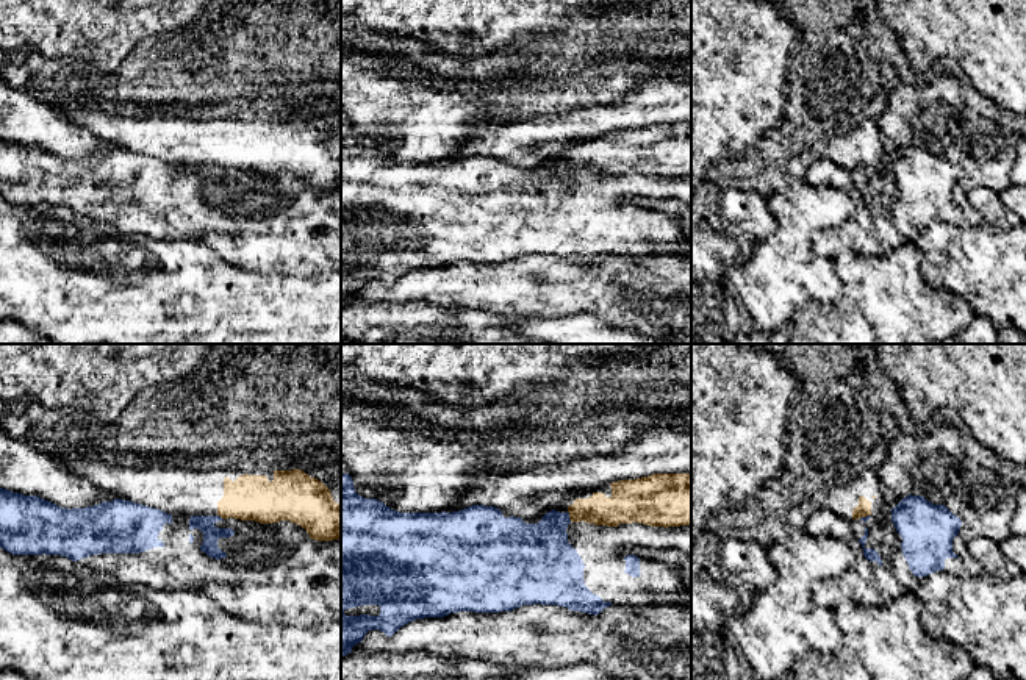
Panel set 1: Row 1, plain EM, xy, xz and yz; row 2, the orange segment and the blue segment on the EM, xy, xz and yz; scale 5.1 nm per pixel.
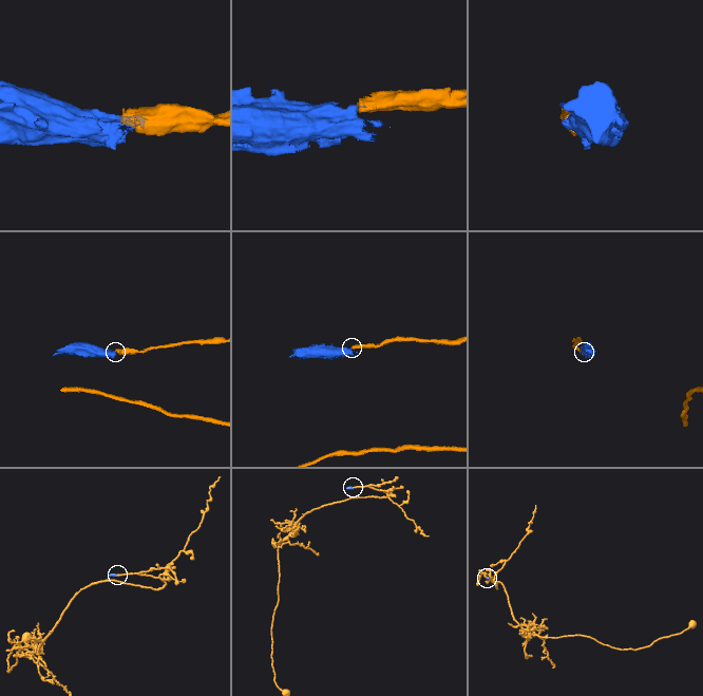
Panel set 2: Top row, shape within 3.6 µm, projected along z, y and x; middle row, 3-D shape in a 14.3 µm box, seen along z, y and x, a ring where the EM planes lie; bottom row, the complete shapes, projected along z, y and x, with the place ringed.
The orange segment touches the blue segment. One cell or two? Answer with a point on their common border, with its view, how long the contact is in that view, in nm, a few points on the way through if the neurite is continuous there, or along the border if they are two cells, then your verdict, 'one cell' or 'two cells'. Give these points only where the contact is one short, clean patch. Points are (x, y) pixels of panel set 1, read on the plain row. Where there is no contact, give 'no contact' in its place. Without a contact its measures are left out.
meets orange in xz at (570, 166); contact 60 nm long; border along xz (566, 161), (571, 171); two cells

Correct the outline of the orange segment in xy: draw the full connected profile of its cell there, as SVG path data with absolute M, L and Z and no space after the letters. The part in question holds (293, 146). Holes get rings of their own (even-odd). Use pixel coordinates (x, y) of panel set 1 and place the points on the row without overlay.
M59 97L52 106L102 142L167 164L260 174L289 170L305 178L311 189L341 189L341 155L322 131L300 119L189 120L166 113L117 116Z

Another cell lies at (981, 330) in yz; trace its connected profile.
M976 317L965 330L937 344L1003 344L987 317Z

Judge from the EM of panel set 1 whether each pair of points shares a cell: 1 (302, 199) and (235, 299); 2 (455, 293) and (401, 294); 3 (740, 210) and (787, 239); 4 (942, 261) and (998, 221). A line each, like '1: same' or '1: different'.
1: different
2: same
3: different
4: different

